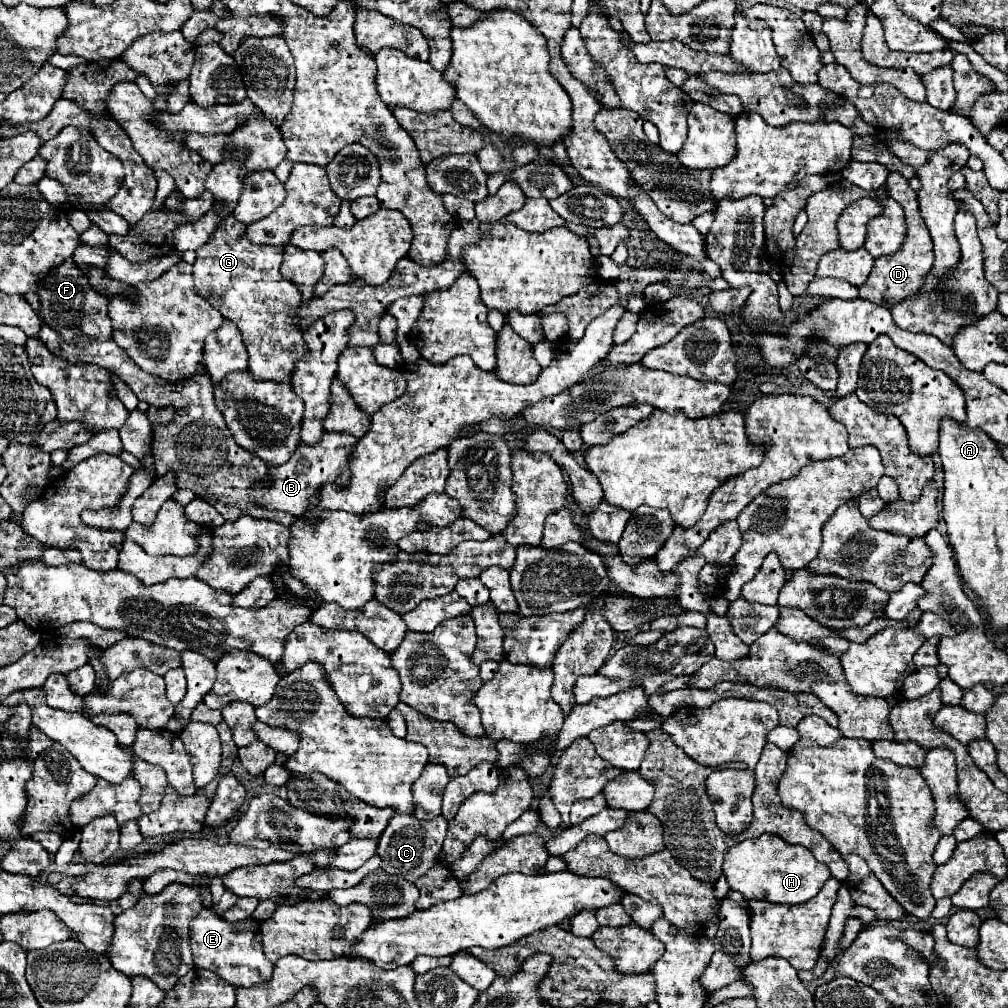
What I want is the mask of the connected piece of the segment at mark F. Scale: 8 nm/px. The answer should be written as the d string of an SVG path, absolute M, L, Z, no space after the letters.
M73 260L63 262L45 278L45 286L39 290L39 300L45 322L55 328L65 342L75 338L111 338L111 318L107 316L109 300L91 288L87 276L73 264Z

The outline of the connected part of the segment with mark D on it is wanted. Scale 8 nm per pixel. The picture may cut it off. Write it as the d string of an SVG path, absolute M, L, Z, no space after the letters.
M891 172L887 176L885 186L887 186L887 194L893 200L897 200L905 210L907 234L905 234L905 242L901 244L901 248L895 254L875 258L875 264L873 264L871 274L867 276L867 282L863 286L859 286L859 298L869 300L869 302L879 304L879 306L885 306L885 308L891 308L893 304L901 302L903 298L911 296L913 292L917 292L921 288L925 274L933 266L933 242L931 242L929 230L927 230L927 226L919 214L917 192L909 186L909 182L899 172Z

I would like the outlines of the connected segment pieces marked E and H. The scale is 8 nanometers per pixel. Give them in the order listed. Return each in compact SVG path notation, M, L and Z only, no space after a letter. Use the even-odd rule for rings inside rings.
M203 908L195 922L189 926L191 930L191 950L193 960L197 968L207 968L215 972L221 980L229 982L231 986L255 986L271 978L273 964L265 958L261 950L261 938L259 928L249 928L243 932L237 932L233 924L227 920L211 914L209 908Z
M771 834L749 838L731 846L725 854L723 872L729 888L743 894L745 900L759 898L775 904L803 904L817 896L823 884L831 878L827 864L817 862L807 848L787 844Z

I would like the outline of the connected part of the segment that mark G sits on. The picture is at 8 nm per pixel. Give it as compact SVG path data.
M230 214L225 217L223 222L220 222L208 242L197 249L197 260L195 260L195 264L193 264L195 292L199 292L199 296L203 296L211 306L215 306L215 308L223 314L223 318L227 318L227 320L231 320L231 322L237 324L237 328L241 330L243 342L245 342L245 346L247 346L247 352L249 352L249 372L251 372L257 380L273 380L273 382L285 382L285 380L287 380L287 382L289 382L289 380L291 380L291 374L295 374L295 364L307 356L307 346L305 346L305 342L303 342L303 334L301 334L299 326L289 318L289 312L293 312L293 310L303 302L303 298L301 298L301 292L297 290L297 286L295 286L293 282L283 280L281 274L279 274L279 266L281 266L281 260L283 260L283 246L259 246L259 244L253 244L253 242L249 242L249 240L245 238L245 228L247 228L245 224L237 222L234 216Z

